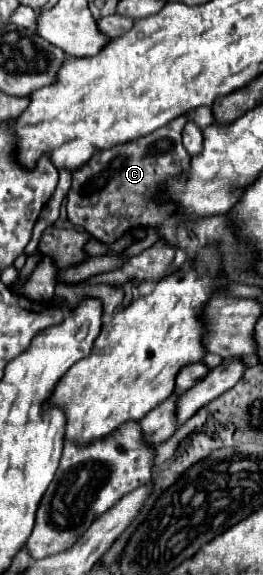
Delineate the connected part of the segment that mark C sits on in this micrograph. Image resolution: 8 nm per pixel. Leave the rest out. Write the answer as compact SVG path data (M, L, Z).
M187 116L175 118L145 138L95 154L81 170L75 170L73 184L67 194L69 220L75 226L85 228L103 244L113 244L131 228L157 226L165 222L173 214L175 206L157 204L153 196L163 180L189 168L189 154L181 142L181 130L187 120Z

